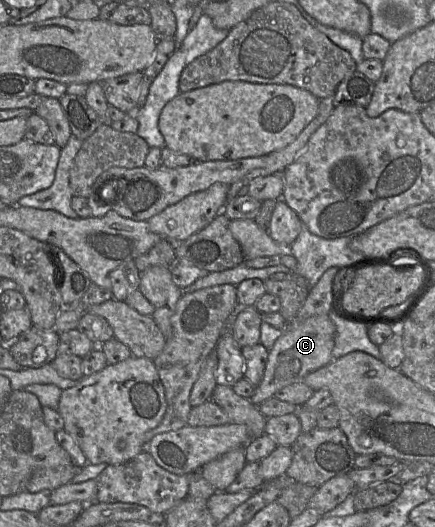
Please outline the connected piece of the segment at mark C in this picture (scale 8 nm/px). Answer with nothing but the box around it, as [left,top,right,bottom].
[249,314,335,406]

